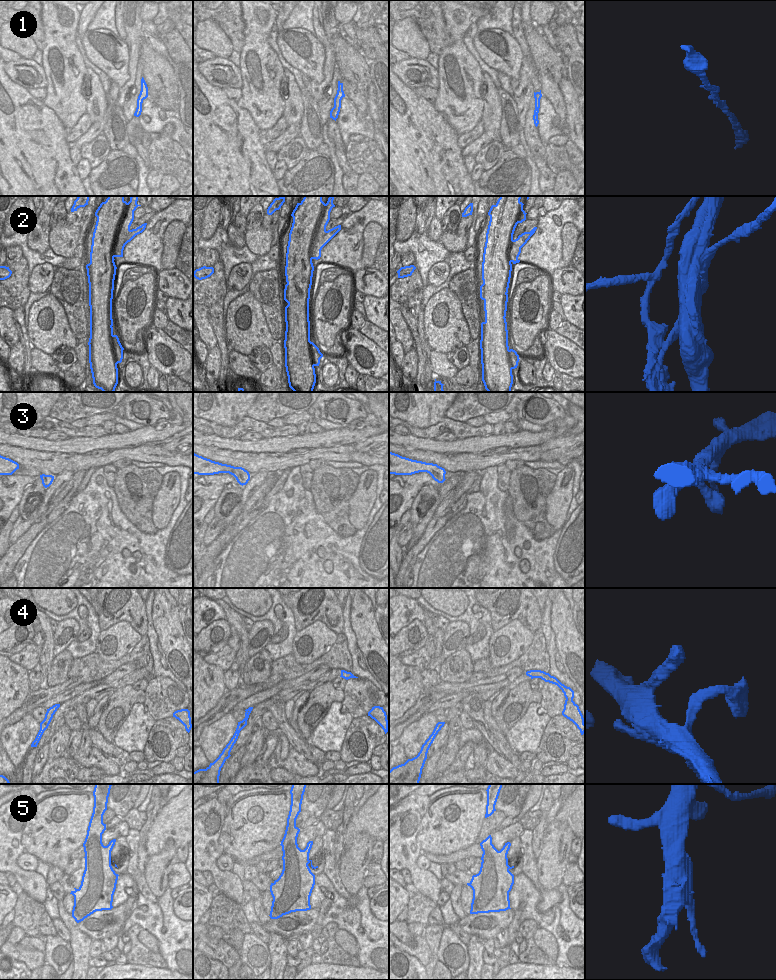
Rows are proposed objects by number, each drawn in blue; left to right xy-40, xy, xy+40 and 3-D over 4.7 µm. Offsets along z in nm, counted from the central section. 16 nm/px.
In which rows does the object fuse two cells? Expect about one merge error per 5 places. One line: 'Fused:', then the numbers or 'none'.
Fused: 2, 5

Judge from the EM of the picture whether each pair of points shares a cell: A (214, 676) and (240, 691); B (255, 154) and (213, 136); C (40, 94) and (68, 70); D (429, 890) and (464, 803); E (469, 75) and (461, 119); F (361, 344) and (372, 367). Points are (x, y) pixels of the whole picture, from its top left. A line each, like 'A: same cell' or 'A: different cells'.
A: different cells
B: same cell
C: different cells
D: different cells
E: same cell
F: same cell

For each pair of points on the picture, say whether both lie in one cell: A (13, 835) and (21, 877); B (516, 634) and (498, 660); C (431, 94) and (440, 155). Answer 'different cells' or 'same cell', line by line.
A: same cell
B: same cell
C: different cells

